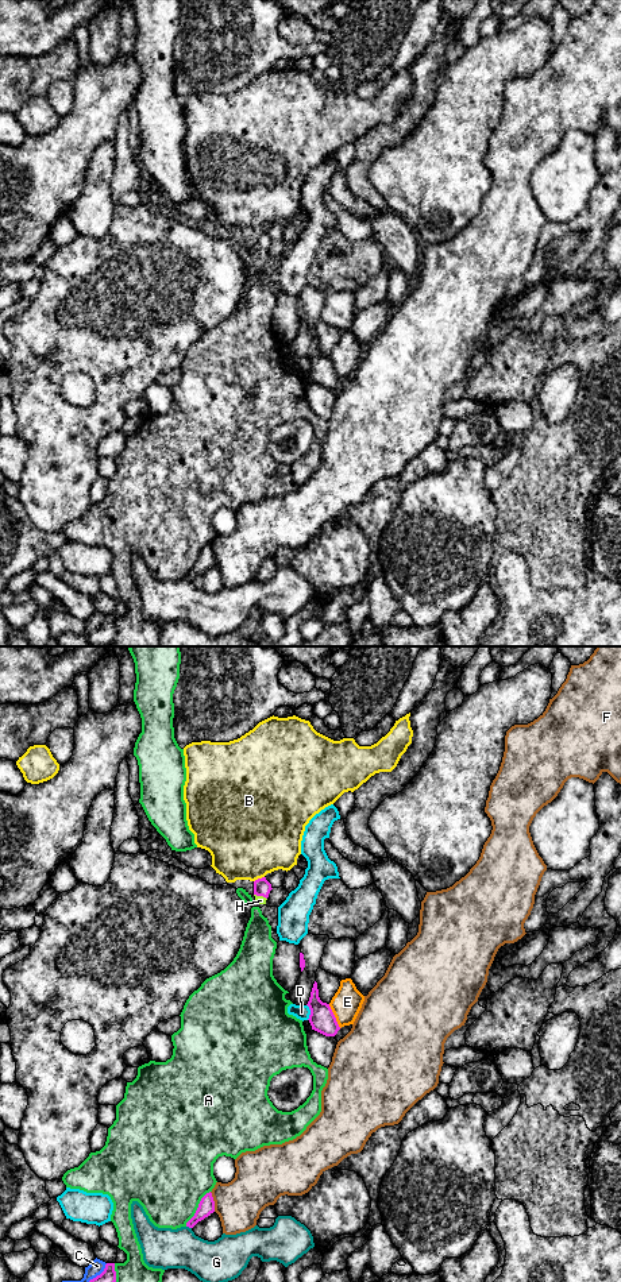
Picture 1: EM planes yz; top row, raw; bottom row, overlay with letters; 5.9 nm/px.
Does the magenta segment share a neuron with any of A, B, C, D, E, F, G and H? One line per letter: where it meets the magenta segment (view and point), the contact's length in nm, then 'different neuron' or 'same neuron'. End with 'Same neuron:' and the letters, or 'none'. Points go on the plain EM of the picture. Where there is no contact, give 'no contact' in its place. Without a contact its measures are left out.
A: yz (197, 560) | 260 nm | different neuron
B: yz (258, 231) | 70 nm | different neuron
C: yz (93, 630) | 200 nm | different neuron
D: yz (311, 365) | 100 nm | different neuron
E: yz (334, 369) | 160 nm | different neuron
F: yz (213, 553) | 120 nm | different neuron
G: yz (189, 579) | 40 nm | different neuron
H: yz (261, 247) | 90 nm | same neuron
Same neuron: H

